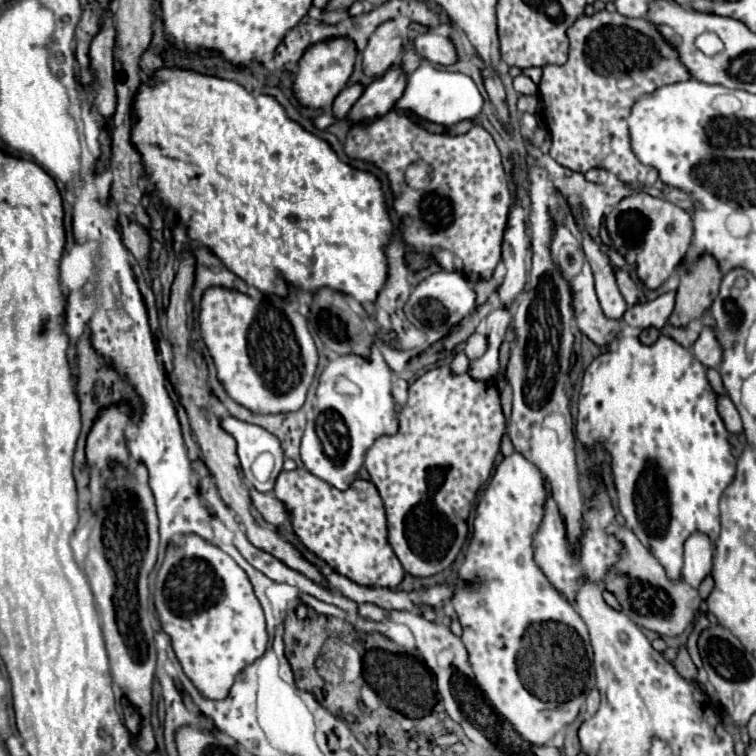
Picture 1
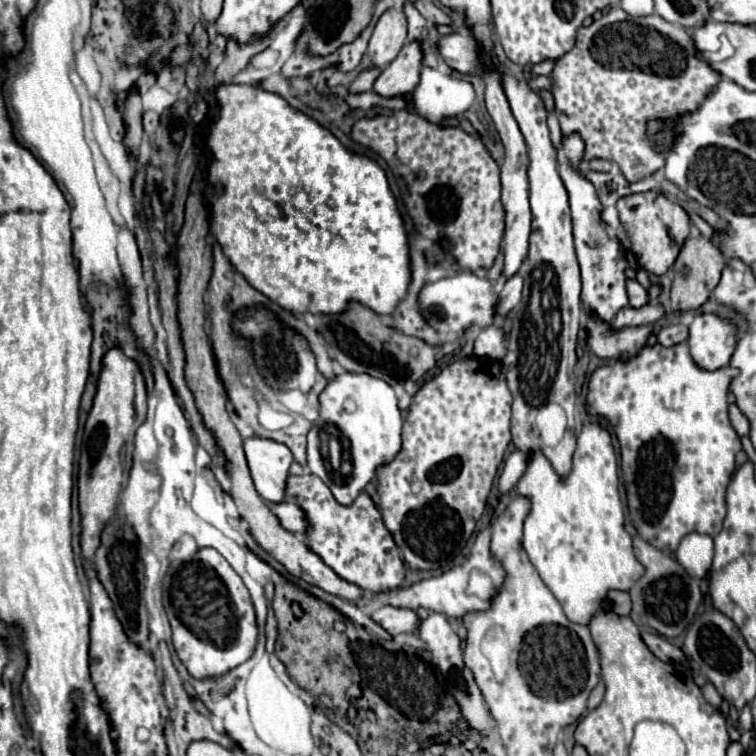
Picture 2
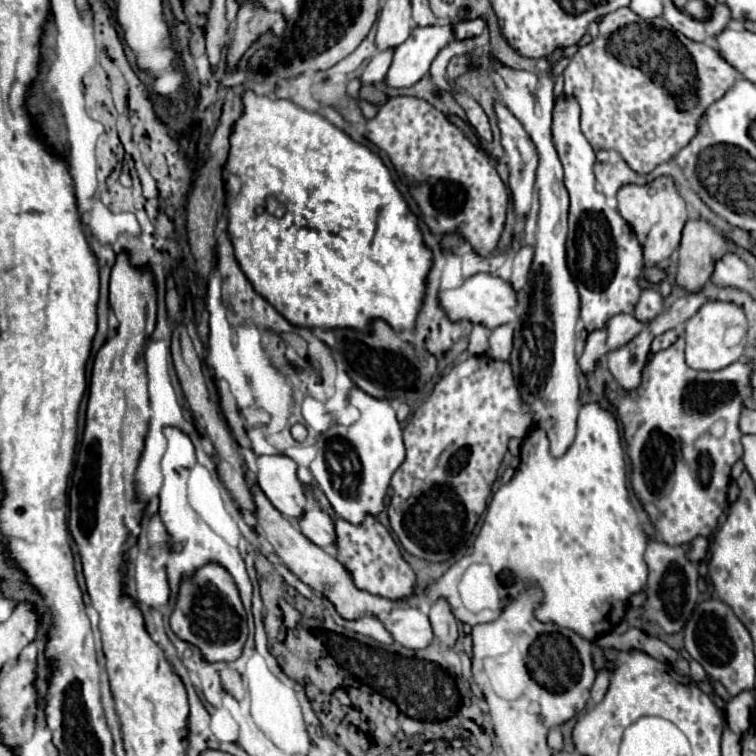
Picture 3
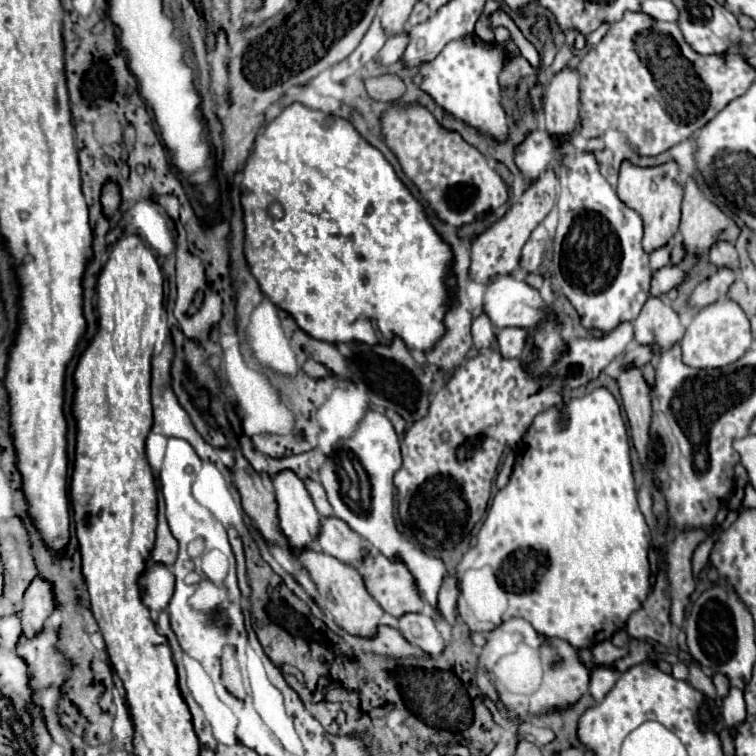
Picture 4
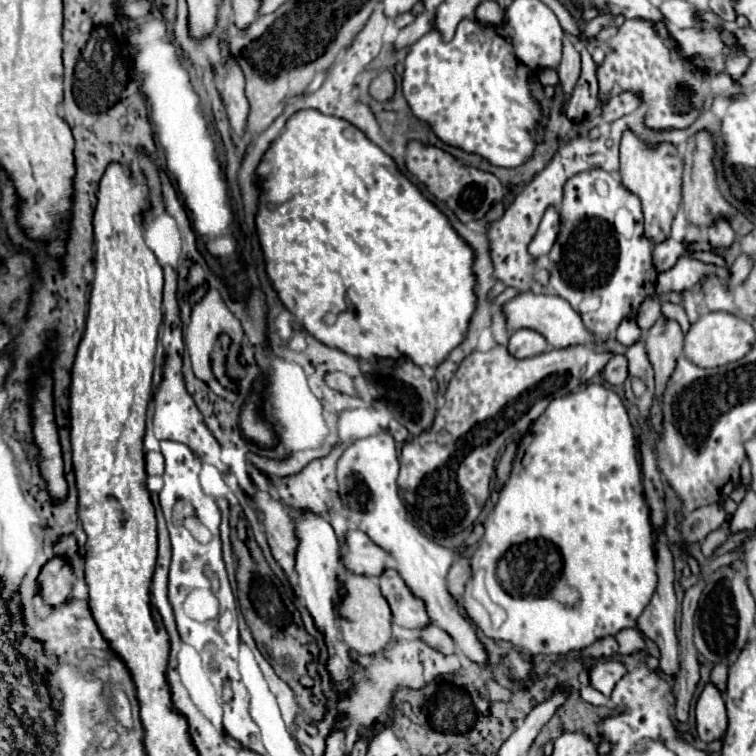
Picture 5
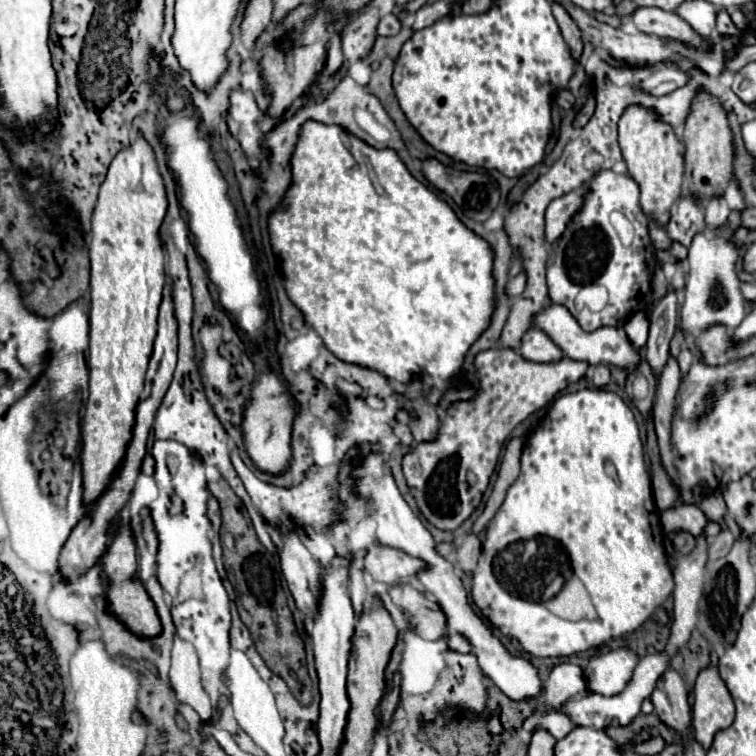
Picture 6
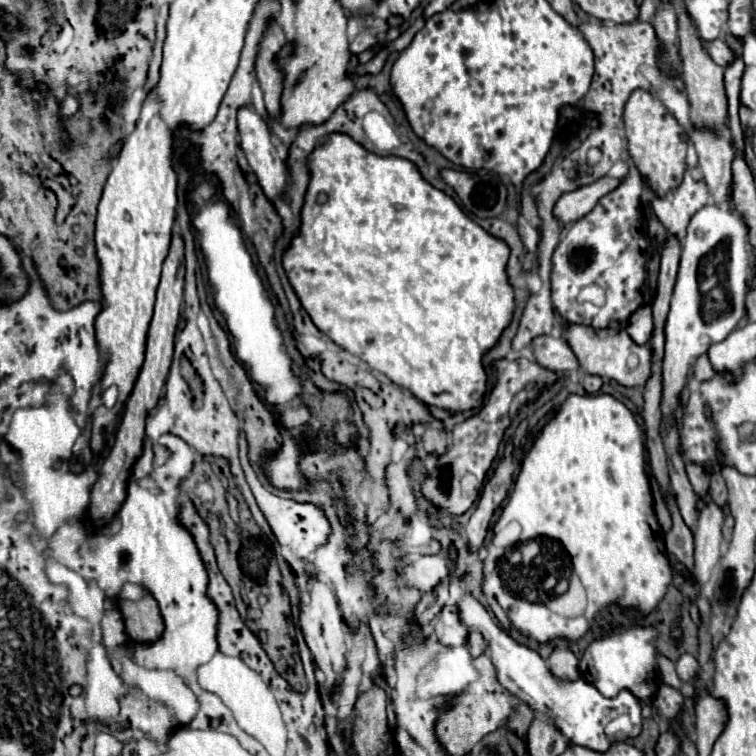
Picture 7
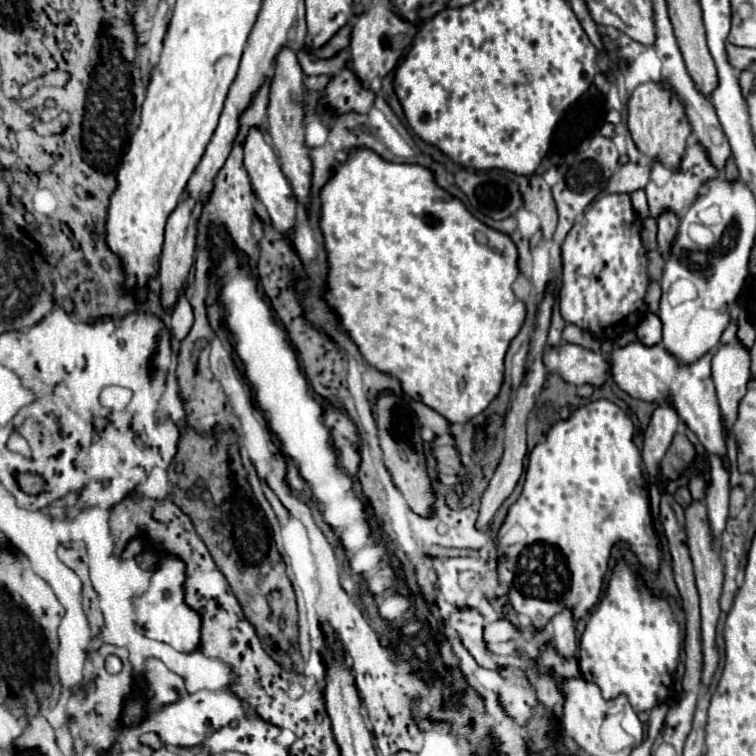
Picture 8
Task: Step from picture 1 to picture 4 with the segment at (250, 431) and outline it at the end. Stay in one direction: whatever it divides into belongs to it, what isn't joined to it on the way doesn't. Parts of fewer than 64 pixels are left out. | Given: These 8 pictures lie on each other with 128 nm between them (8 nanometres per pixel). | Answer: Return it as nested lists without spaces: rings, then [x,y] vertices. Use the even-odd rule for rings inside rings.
[[[282,470],[272,476],[272,484],[278,502],[280,528],[288,538],[290,548],[296,552],[312,548],[320,530],[320,514],[316,512],[304,482],[292,470]]]

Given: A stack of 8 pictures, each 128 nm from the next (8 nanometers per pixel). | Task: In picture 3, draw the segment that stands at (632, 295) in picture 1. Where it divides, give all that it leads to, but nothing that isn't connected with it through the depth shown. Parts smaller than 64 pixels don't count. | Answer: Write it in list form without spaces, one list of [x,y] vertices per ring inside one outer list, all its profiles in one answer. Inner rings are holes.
[[[646,288],[642,294],[640,294],[640,300],[634,308],[634,316],[642,322],[650,322],[654,320],[658,314],[662,312],[662,296],[660,292],[656,290],[650,290]]]

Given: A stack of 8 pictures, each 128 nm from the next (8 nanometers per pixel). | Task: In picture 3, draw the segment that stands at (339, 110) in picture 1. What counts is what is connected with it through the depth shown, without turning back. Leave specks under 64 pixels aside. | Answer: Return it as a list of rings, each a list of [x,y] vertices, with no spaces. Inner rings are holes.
[[[392,50],[378,52],[378,54],[368,62],[364,74],[360,76],[360,82],[364,80],[362,84],[376,84],[376,82],[384,80],[384,76],[386,76],[390,64],[392,64],[392,54],[394,54]]]

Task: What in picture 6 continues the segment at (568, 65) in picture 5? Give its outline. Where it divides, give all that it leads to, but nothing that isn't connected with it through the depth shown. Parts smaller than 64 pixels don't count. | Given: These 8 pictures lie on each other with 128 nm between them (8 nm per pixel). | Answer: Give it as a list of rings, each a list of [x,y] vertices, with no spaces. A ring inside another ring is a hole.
[[[552,4],[552,12],[554,12],[556,22],[560,24],[560,32],[562,32],[564,42],[568,44],[568,48],[572,52],[572,58],[578,60],[582,54],[582,34],[578,30],[578,26],[574,24],[574,20],[568,16],[568,12],[560,4]]]

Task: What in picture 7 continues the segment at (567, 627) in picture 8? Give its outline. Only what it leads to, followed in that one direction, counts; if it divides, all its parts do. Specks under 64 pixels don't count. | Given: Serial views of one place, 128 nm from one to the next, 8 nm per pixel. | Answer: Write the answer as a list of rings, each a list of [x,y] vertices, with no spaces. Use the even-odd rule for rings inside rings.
[[[556,648],[548,658],[548,666],[552,668],[554,676],[560,680],[578,680],[578,658],[568,648]]]

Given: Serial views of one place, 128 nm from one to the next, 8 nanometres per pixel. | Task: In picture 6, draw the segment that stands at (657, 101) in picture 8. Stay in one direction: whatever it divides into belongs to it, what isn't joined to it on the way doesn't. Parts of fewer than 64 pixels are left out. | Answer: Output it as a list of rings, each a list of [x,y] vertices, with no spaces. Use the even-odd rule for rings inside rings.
[[[628,106],[618,124],[620,150],[628,166],[628,176],[640,186],[642,212],[658,226],[668,224],[670,208],[680,198],[684,180],[684,144],[676,138],[674,130],[660,122],[656,114],[642,106]]]

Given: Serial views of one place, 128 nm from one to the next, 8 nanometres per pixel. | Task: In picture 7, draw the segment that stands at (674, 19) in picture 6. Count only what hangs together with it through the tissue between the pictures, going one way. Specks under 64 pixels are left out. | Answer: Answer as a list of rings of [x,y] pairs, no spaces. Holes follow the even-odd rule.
[[[722,38],[712,40],[712,44],[704,42],[704,48],[708,52],[708,56],[718,64],[718,66],[728,66],[734,60],[734,52],[726,46],[726,42]]]

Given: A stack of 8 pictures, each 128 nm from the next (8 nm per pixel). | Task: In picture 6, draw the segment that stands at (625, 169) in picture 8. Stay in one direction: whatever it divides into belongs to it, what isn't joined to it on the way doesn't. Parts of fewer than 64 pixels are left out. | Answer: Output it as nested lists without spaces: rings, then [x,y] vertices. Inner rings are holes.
[[[570,192],[550,202],[550,206],[546,208],[546,242],[548,244],[554,244],[562,236],[568,220],[574,216],[574,212],[580,210],[580,206],[582,206],[580,192]]]

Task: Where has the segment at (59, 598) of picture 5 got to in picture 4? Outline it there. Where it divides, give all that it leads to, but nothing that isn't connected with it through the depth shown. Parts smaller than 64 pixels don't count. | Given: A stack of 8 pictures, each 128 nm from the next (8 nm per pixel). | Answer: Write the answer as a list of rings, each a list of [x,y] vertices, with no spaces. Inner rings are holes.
[[[34,578],[28,590],[24,592],[22,610],[20,610],[20,624],[22,624],[22,636],[32,638],[40,632],[44,620],[54,610],[54,596],[52,586],[40,578]]]

